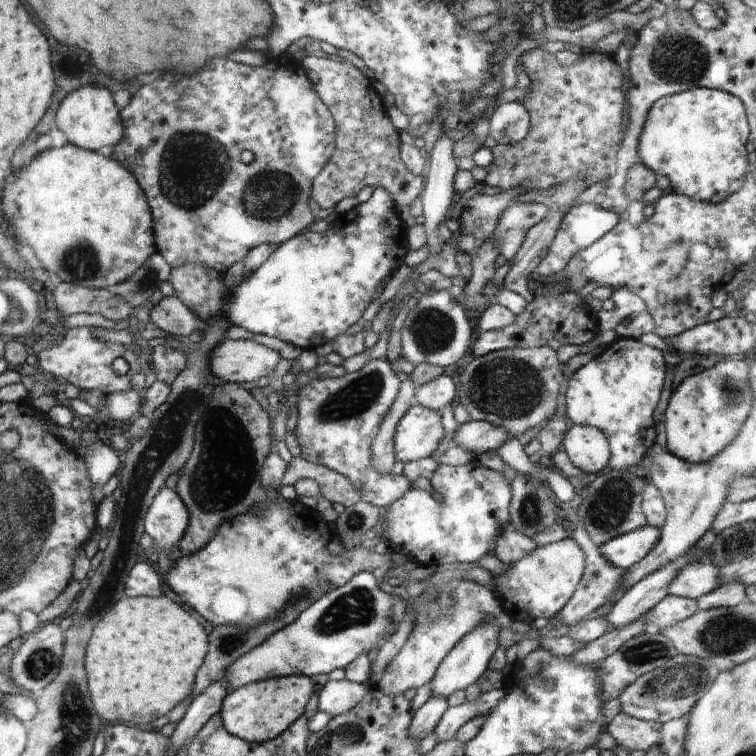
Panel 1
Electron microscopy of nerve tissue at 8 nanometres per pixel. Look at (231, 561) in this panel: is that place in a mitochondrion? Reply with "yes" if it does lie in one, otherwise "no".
no

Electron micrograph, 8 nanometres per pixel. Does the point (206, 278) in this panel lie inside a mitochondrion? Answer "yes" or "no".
no

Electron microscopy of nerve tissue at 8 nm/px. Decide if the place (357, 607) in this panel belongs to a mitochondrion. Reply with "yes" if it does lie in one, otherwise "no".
yes

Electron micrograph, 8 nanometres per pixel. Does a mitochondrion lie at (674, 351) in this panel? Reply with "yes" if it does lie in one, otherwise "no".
no

